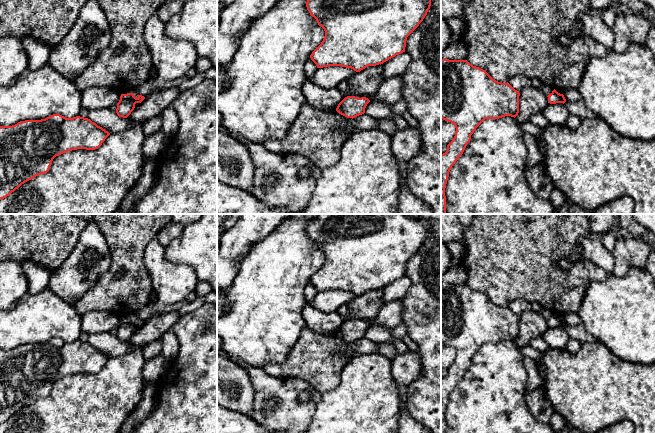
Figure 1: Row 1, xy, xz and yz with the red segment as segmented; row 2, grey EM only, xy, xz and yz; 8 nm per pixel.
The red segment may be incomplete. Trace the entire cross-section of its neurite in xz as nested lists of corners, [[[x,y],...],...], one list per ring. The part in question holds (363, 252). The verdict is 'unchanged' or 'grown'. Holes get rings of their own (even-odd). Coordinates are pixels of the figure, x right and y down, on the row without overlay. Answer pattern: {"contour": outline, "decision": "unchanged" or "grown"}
{"contour": [[[317,214],[313,220],[306,226],[307,234],[314,241],[319,250],[325,255],[325,260],[321,268],[310,279],[311,284],[317,289],[317,292],[342,290],[351,292],[356,296],[360,296],[368,290],[376,290],[383,288],[398,278],[405,276],[407,261],[419,250],[427,239],[431,230],[431,222],[429,220],[416,219],[406,214]]], "decision": "unchanged"}

